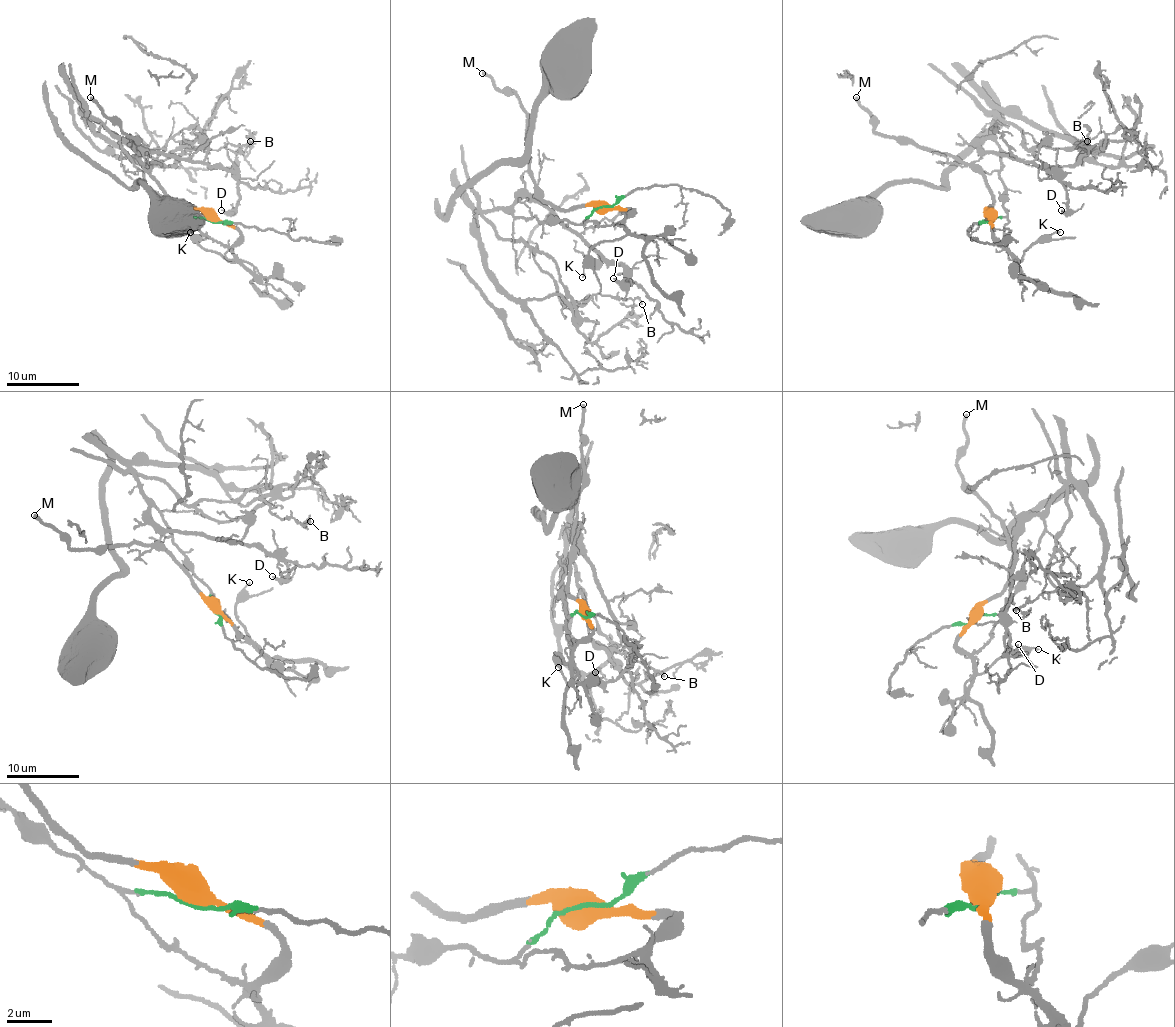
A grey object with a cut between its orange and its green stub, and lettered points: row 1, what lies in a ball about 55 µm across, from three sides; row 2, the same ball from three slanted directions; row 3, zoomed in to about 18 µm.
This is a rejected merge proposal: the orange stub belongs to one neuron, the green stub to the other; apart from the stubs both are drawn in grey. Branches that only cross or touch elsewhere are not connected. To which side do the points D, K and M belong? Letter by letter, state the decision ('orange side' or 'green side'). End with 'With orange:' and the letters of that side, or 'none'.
D: green side
K: orange side
M: orange side
With orange: K, M

